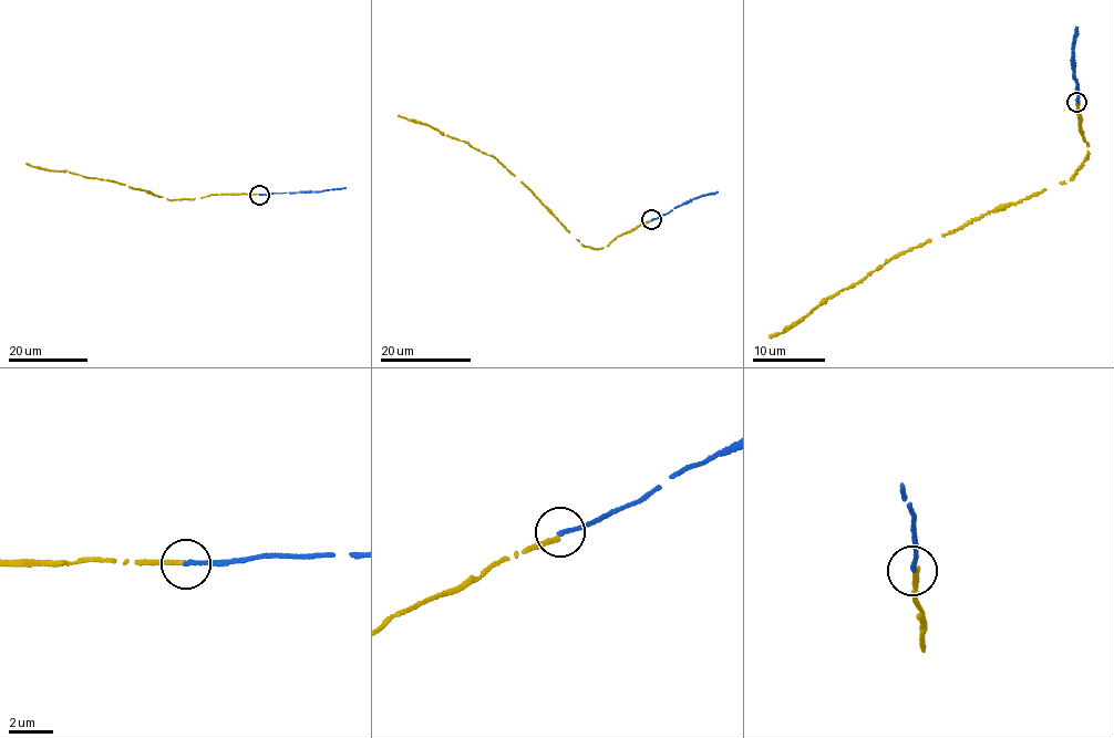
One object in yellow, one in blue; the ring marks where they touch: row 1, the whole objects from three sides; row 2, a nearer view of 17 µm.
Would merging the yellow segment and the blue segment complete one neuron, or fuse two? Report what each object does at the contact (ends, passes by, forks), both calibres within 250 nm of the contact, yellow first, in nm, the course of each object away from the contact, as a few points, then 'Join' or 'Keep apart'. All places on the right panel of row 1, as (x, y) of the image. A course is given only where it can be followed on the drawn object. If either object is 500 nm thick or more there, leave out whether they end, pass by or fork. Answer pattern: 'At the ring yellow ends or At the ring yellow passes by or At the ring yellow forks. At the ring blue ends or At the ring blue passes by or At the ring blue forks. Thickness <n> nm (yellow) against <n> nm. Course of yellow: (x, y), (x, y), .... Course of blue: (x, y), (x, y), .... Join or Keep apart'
At the ring yellow ends. At the ring blue ends. Thickness 200 nm (yellow) against 180 nm. Course of yellow: (1078, 101), (1079, 128), (1087, 151), (1085, 160), (1070, 180), (910, 249), (823, 301), (775, 336), (770, 335). Course of blue: (1076, 102), (1079, 89), (1072, 60), (1078, 34), (1075, 27). Keep apart

